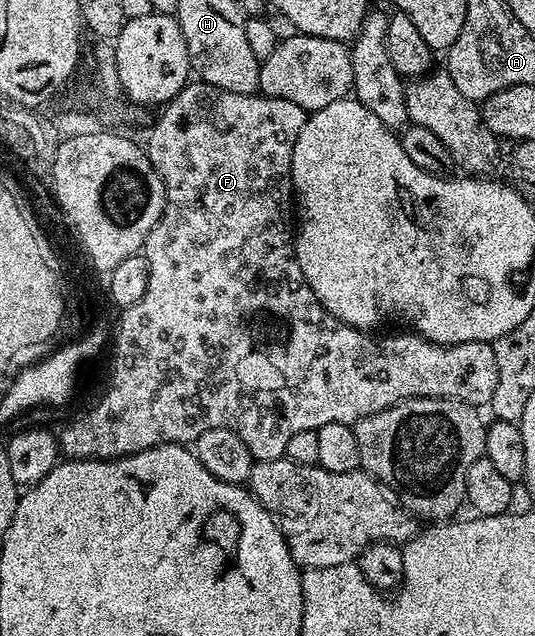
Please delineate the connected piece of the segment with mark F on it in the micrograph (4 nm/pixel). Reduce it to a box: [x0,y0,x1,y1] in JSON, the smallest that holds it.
[59,82,499,461]

